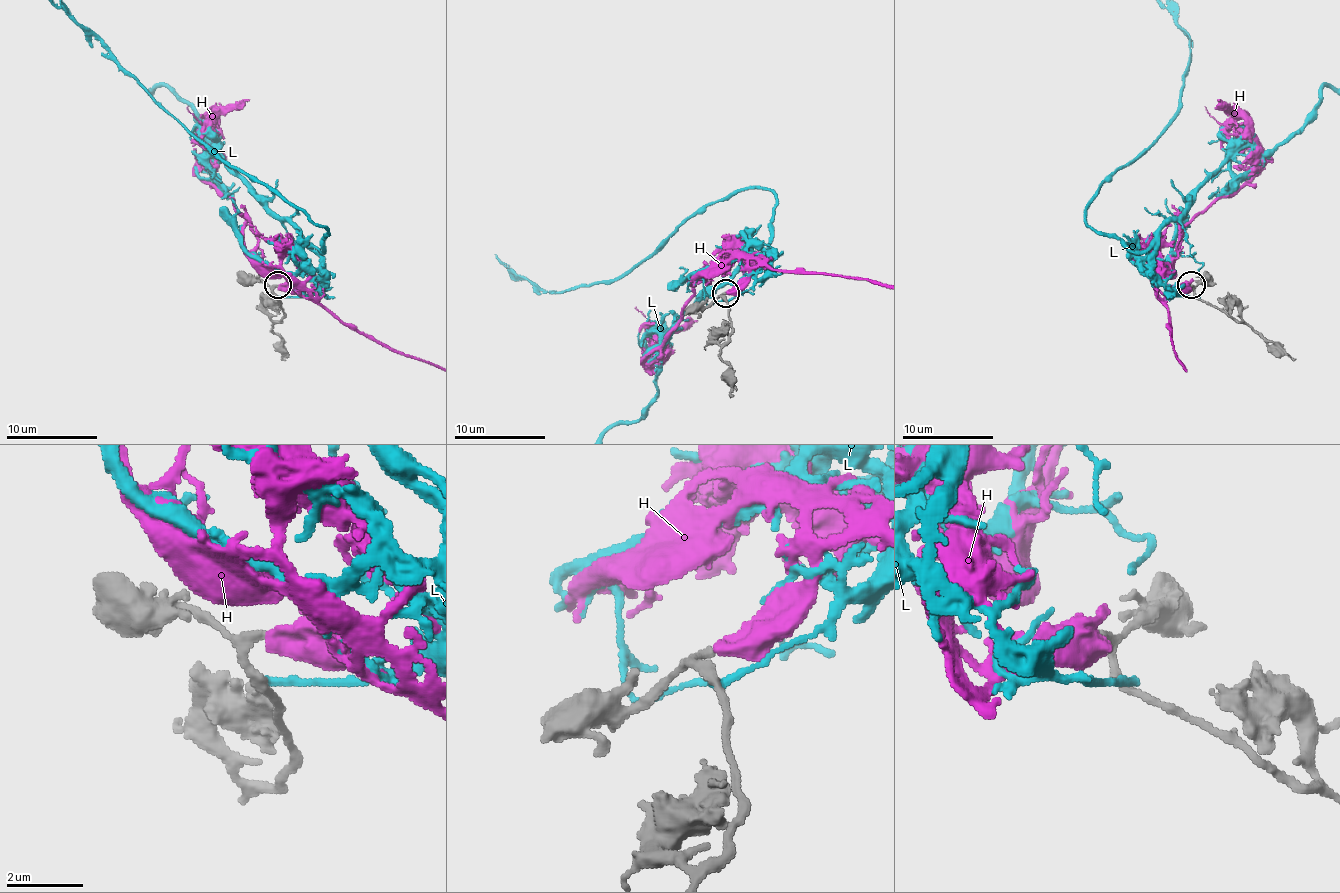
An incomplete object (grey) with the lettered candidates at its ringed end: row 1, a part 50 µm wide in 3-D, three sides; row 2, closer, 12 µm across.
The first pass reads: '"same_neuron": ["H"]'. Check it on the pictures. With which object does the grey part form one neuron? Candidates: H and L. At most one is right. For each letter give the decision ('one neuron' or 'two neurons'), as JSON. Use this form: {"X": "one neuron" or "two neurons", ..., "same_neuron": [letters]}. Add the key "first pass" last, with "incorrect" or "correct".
{"H": "two neurons", "L": "two neurons", "same_neuron": [], "first pass": "incorrect"}

